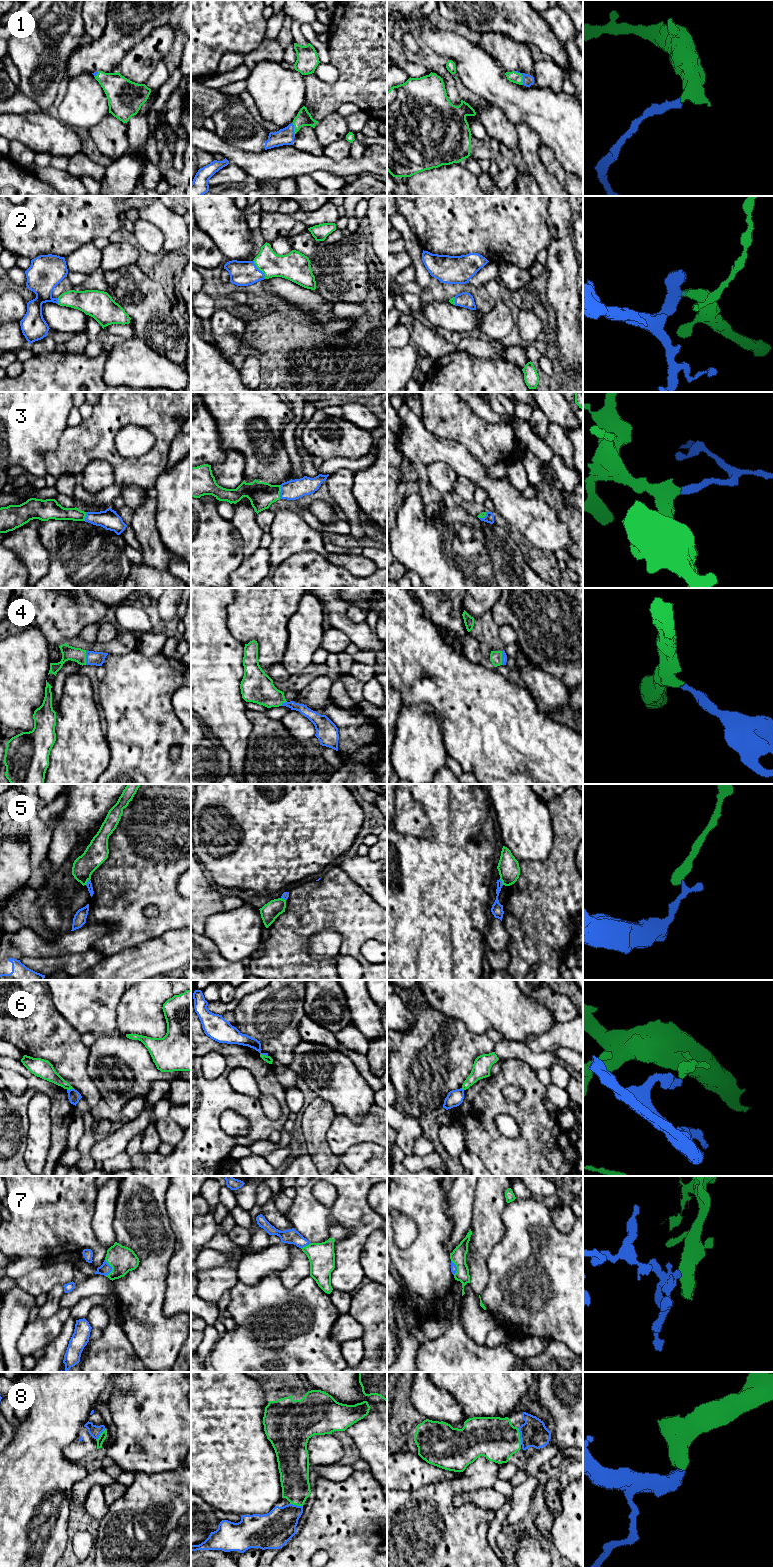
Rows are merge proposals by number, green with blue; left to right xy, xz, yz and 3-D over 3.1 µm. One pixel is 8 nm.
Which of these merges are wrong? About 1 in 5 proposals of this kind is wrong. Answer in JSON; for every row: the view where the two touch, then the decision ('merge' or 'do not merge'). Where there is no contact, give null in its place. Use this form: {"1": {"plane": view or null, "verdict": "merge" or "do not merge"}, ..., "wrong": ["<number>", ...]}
{"1": {"plane": "yz", "verdict": "merge"}, "2": {"plane": "xz", "verdict": "merge"}, "3": {"plane": "xz", "verdict": "merge"}, "4": {"plane": "xy", "verdict": "merge"}, "5": {"plane": "xy", "verdict": "do not merge"}, "6": {"plane": "xz", "verdict": "do not merge"}, "7": {"plane": "xy", "verdict": "merge"}, "8": {"plane": "yz", "verdict": "merge"}, "wrong": ["5", "6"]}

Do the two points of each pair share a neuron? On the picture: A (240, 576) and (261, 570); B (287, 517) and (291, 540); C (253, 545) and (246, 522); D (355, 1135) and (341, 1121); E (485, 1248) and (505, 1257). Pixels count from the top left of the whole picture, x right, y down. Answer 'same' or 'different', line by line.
A: same
B: same
C: same
D: same
E: different

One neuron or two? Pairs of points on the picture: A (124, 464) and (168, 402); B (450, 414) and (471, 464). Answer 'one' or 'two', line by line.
A: one
B: two

